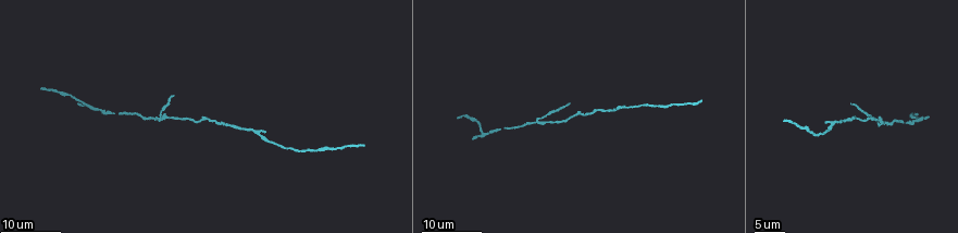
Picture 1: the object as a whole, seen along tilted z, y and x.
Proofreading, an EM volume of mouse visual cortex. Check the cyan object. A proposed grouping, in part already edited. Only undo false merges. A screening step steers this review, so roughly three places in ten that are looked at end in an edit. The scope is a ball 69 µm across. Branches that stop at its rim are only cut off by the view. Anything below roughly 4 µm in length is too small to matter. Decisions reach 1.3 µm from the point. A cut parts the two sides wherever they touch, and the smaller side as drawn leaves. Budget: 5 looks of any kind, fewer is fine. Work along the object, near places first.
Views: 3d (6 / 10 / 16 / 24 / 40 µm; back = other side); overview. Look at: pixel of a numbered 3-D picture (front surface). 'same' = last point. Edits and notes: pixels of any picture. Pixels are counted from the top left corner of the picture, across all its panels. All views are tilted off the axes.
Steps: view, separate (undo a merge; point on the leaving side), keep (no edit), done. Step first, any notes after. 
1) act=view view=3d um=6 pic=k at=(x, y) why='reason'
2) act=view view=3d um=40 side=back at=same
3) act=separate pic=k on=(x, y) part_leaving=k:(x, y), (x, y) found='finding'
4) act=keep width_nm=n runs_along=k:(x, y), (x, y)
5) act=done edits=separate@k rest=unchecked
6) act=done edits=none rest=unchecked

act=view view=3d um=24 pic=1 at=(257, 134) why='three-way junction'

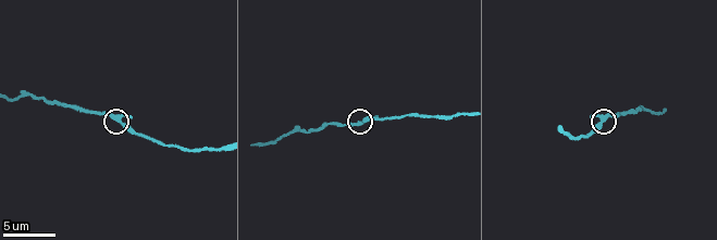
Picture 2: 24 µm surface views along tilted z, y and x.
act=view view=3d um=6 pic=2 at=(599, 120)

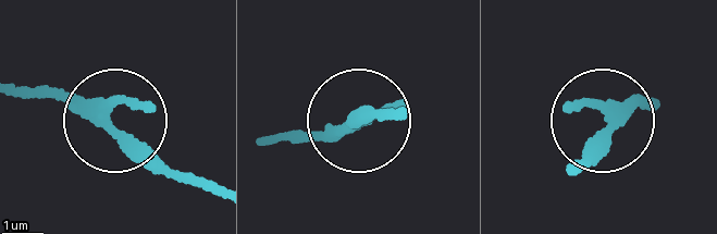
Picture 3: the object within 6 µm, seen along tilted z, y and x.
act=keep runs_along=3:(17, 85), (93, 102), (178, 181) found='all the same neuron'

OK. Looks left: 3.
act=view view=3d um=24 pic=1 at=(880, 123) why='three-way junction'

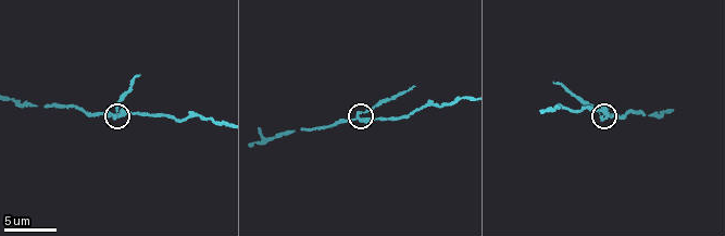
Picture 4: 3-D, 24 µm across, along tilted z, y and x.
act=view view=3d um=10 pic=4 at=(113, 115)

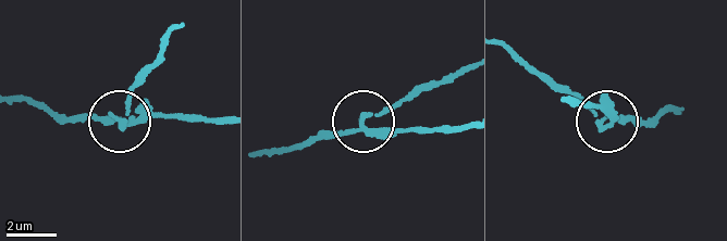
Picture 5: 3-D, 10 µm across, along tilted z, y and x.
act=separate pic=5 on=(128, 89) arms=3 part_leaving=5:(138, 118), (125, 121), (131, 97), (164, 58), (181, 24) found='two neurons meet here'

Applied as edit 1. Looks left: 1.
act=done edits=separate@5 rest=unchecked

